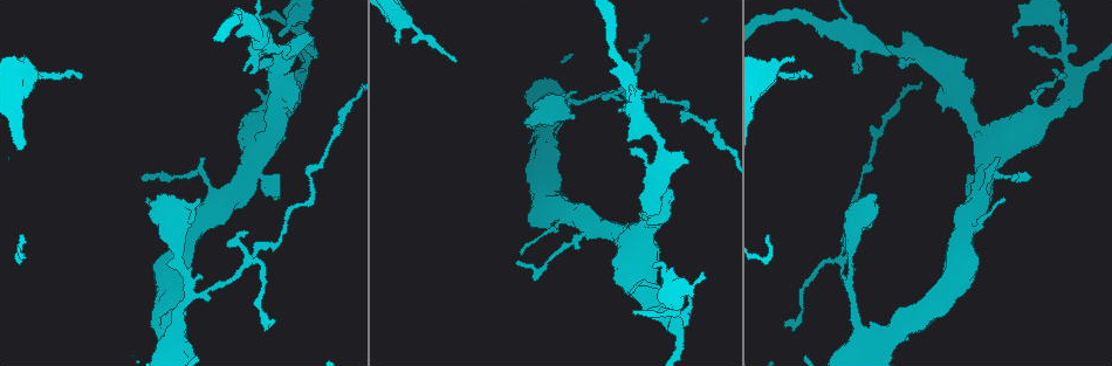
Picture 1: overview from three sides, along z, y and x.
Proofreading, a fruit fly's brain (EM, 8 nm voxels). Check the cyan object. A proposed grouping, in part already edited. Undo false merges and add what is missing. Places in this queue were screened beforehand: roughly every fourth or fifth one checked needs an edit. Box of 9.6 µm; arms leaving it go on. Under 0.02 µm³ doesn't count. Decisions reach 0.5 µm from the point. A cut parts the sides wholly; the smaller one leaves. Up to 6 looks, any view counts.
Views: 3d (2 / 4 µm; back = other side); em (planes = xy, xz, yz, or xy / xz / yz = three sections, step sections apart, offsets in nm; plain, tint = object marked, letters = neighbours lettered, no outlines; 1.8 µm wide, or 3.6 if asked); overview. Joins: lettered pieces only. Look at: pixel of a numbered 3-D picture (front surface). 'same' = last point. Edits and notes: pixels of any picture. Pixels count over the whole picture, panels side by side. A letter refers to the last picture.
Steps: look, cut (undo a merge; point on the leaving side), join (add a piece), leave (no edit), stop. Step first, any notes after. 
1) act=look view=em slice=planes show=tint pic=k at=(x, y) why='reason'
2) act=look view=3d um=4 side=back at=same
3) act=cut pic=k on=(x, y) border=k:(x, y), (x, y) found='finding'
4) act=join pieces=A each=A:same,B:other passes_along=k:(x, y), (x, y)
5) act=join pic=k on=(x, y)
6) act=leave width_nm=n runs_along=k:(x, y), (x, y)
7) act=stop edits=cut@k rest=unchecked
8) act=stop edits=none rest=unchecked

act=look view=em um=3.6 slice=planes show=plain pic=1 at=(624, 92) why='arms part here'

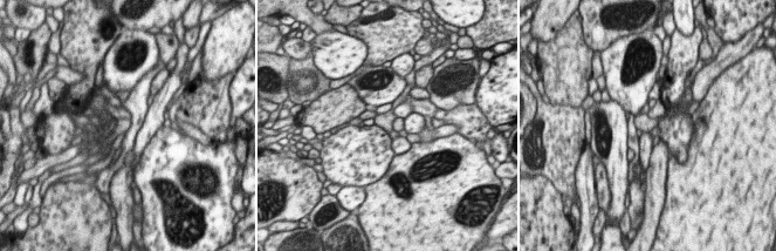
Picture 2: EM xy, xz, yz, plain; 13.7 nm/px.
act=look view=em um=3.6 slice=planes show=tint at=same

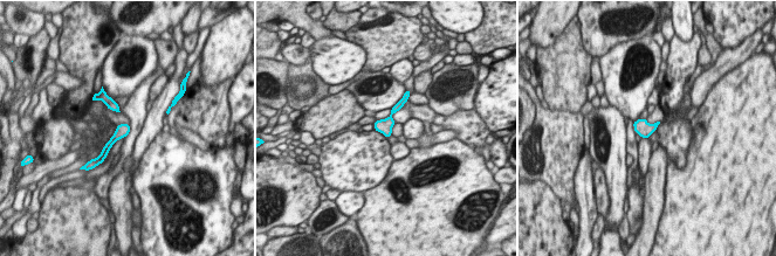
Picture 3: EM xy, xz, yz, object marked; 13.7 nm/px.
act=look view=em um=3.6 slice=planes show=letters at=same why='see the neighbours'

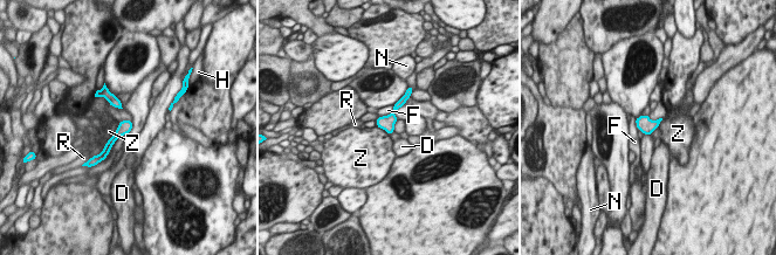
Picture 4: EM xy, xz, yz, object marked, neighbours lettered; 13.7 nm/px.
act=leave each=D:other,F:other,H:other,N:other,R:other,Z:other found='all the same cell'

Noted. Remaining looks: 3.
act=look view=3d um=2 pic=1 at=(341, 124) why='narrows sharply'

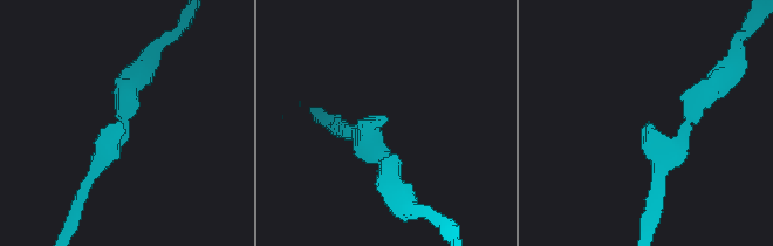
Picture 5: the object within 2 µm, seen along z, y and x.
act=look view=em slice=planes show=letters pic=5 at=(685, 125) why='shape alone is not enough'

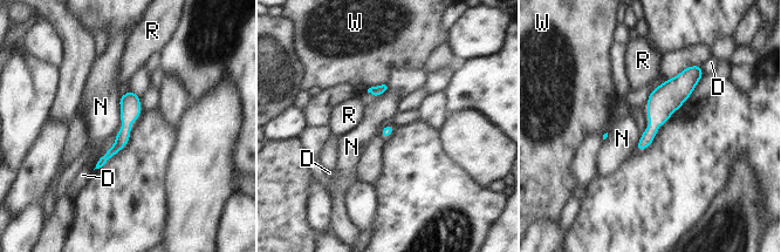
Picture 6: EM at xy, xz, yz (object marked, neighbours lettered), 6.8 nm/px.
act=leave width_nm=70 each=D:other,N:other,R:other,W:other runs_along=6:(694, 76), (658, 111), (638, 148) found='one cell here'

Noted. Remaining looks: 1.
act=stop edits=none rest=unchecked

